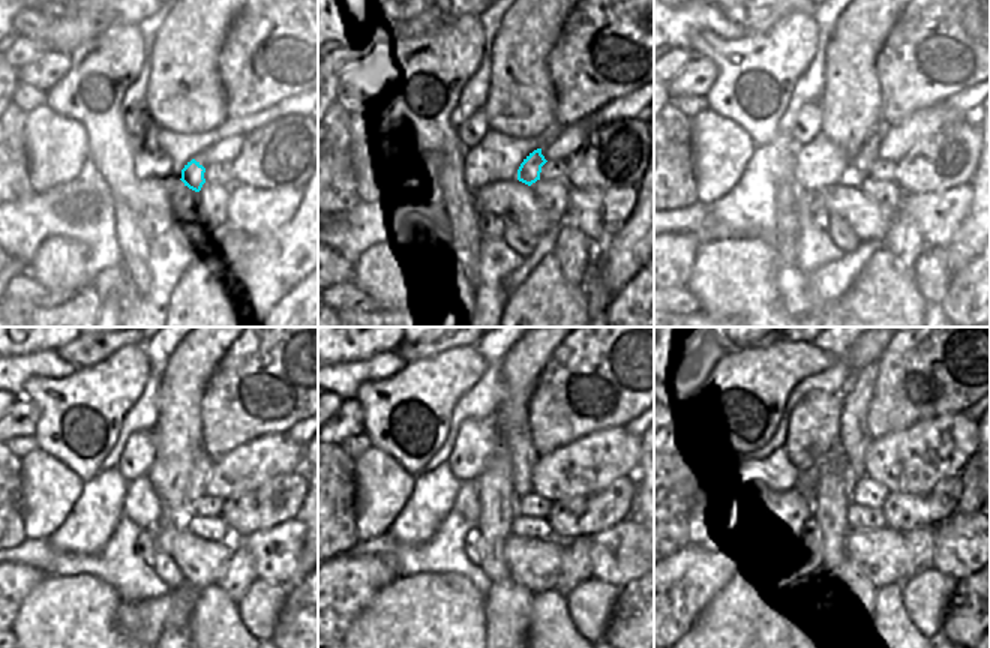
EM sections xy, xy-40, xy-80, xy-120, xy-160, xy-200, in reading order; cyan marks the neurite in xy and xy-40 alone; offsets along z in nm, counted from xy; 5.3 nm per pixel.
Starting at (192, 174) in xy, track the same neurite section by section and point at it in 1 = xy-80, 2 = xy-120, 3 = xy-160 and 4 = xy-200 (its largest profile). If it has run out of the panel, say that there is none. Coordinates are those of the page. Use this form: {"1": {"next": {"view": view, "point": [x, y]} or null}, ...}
{"1": {"next": {"view": "xy-80", "point": [866, 156]}}, "2": {"next": {"view": "xy-120", "point": [195, 488]}}, "3": {"next": {"view": "xy-160", "point": [521, 449]}}, "4": {"next": {"view": "xy-200", "point": [852, 437]}}}

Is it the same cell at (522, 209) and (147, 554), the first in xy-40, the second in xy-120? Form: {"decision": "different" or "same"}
{"decision": "different"}

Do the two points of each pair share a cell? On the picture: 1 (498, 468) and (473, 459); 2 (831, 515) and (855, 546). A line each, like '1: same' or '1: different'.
1: different
2: different

